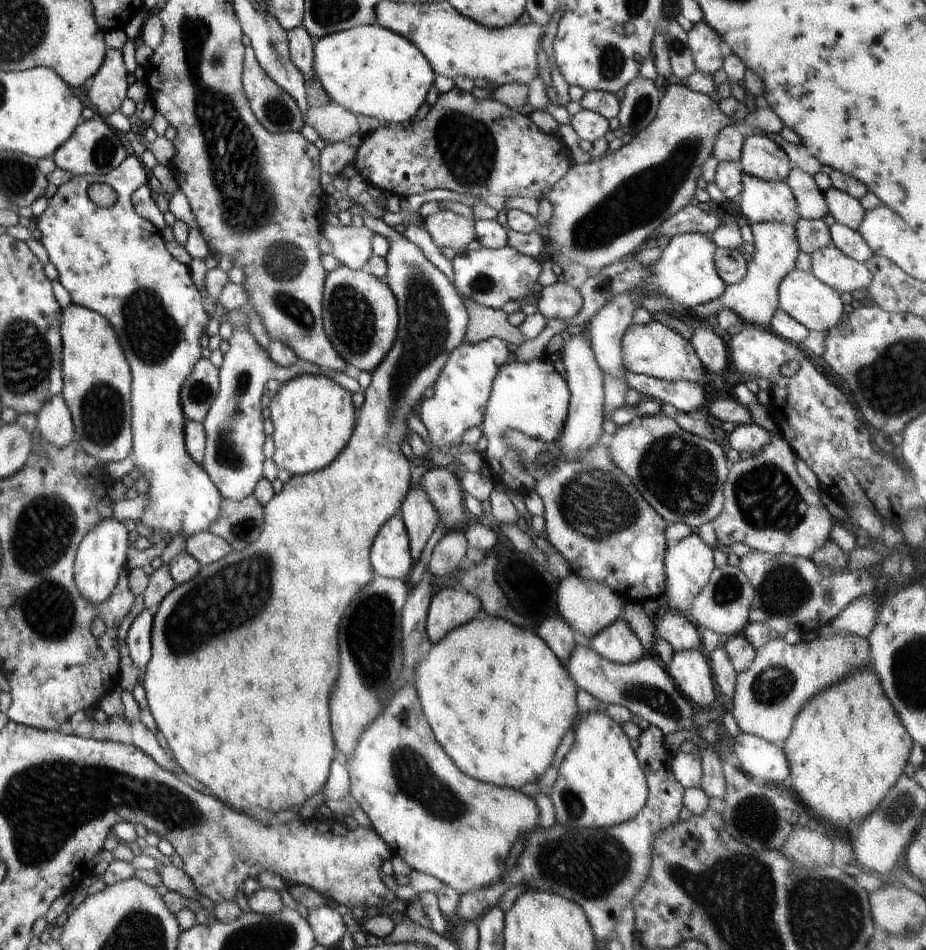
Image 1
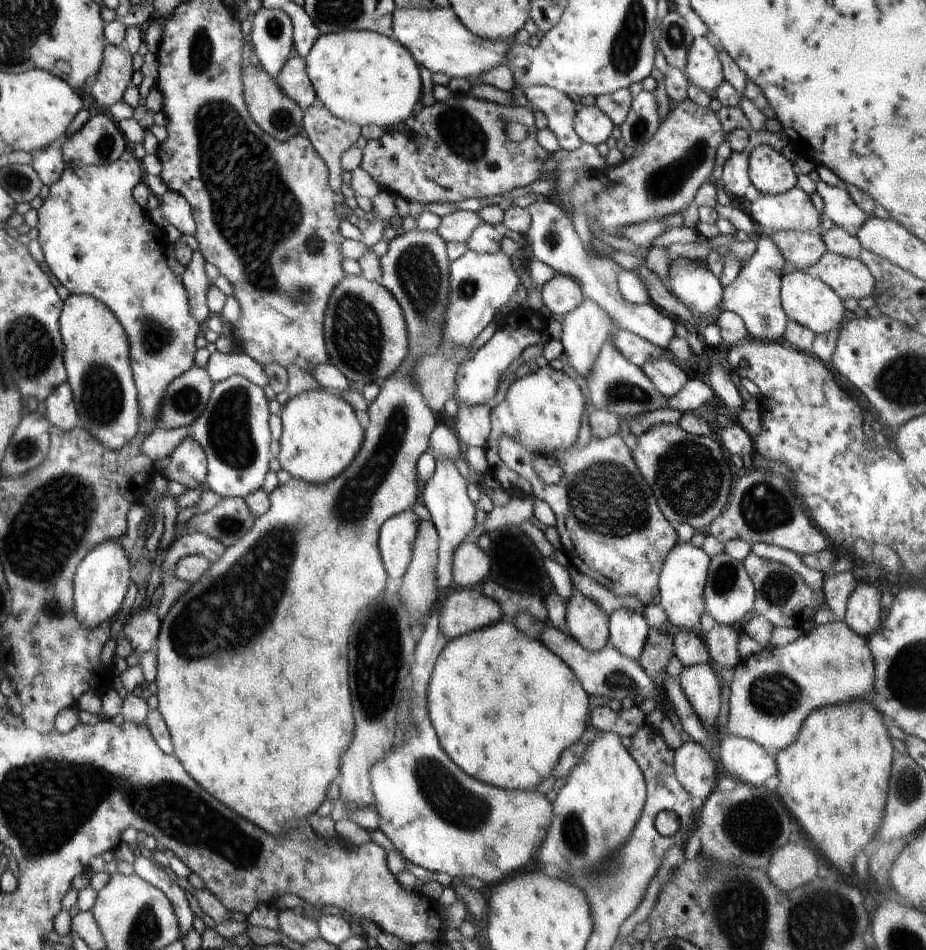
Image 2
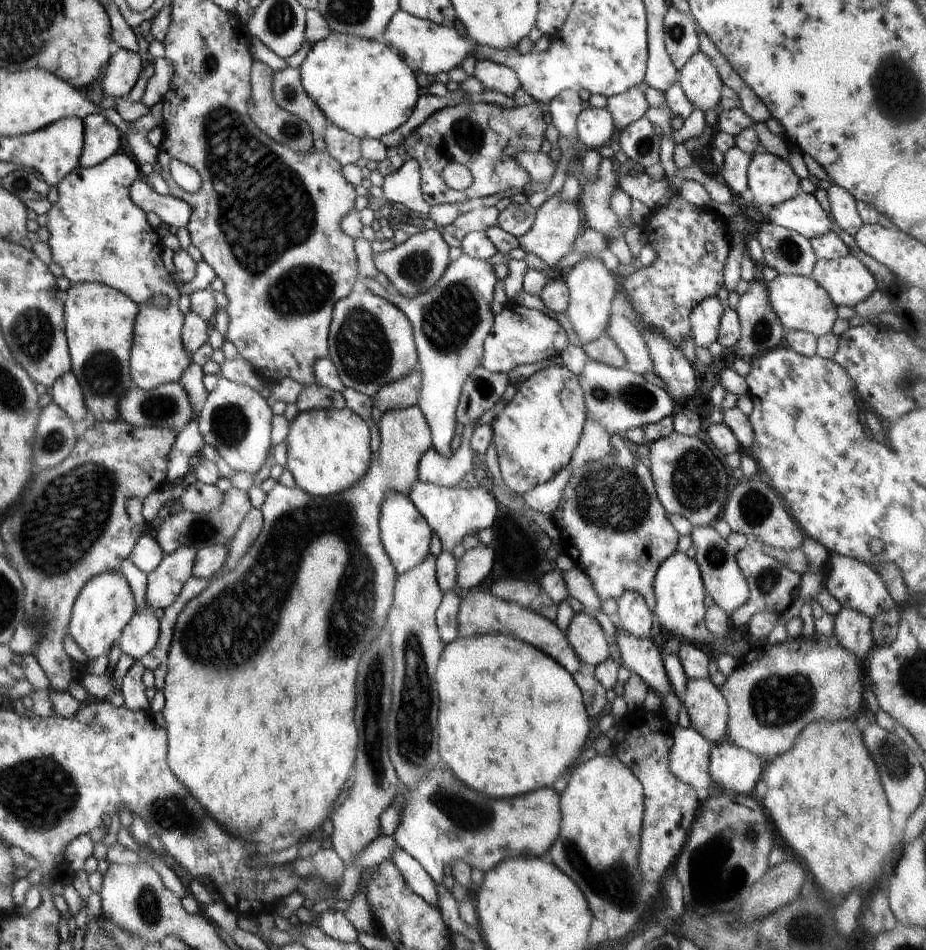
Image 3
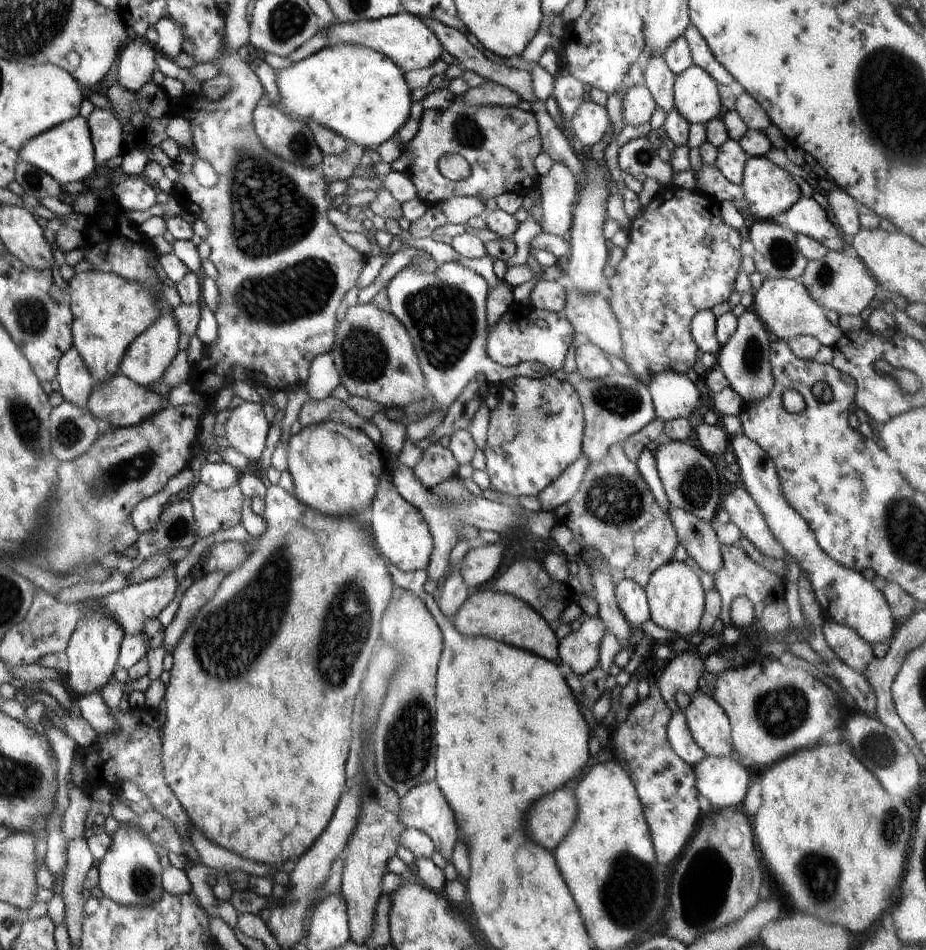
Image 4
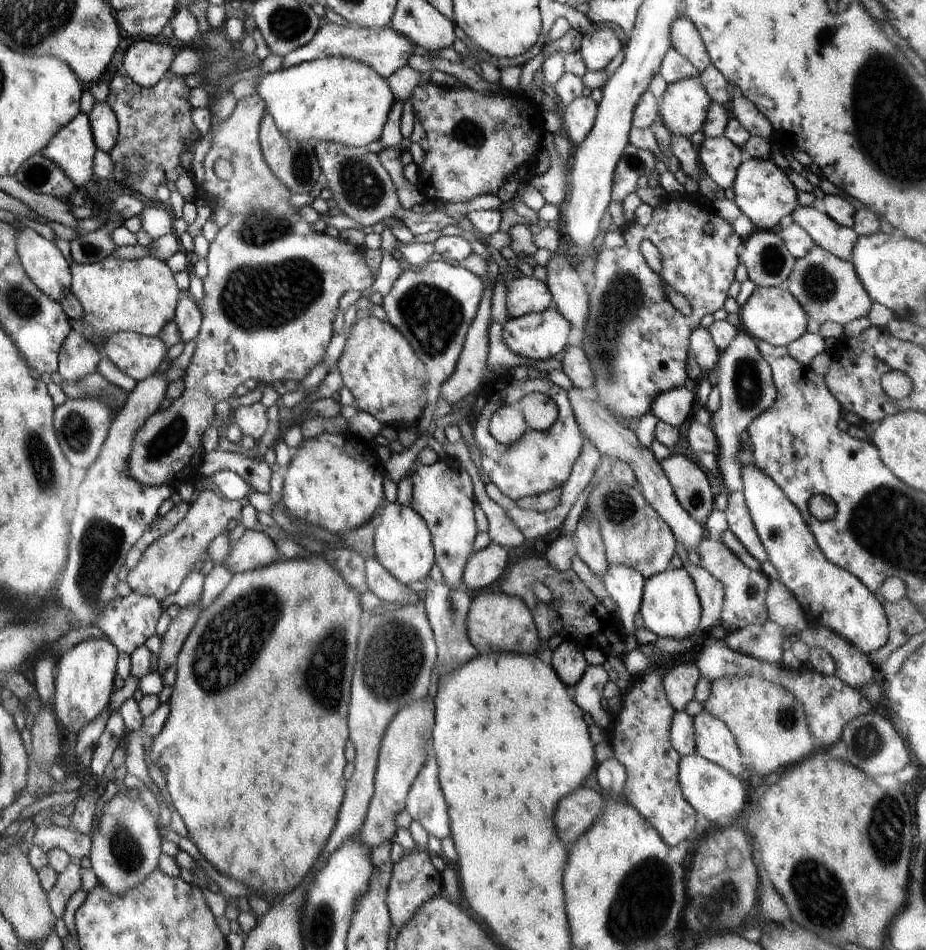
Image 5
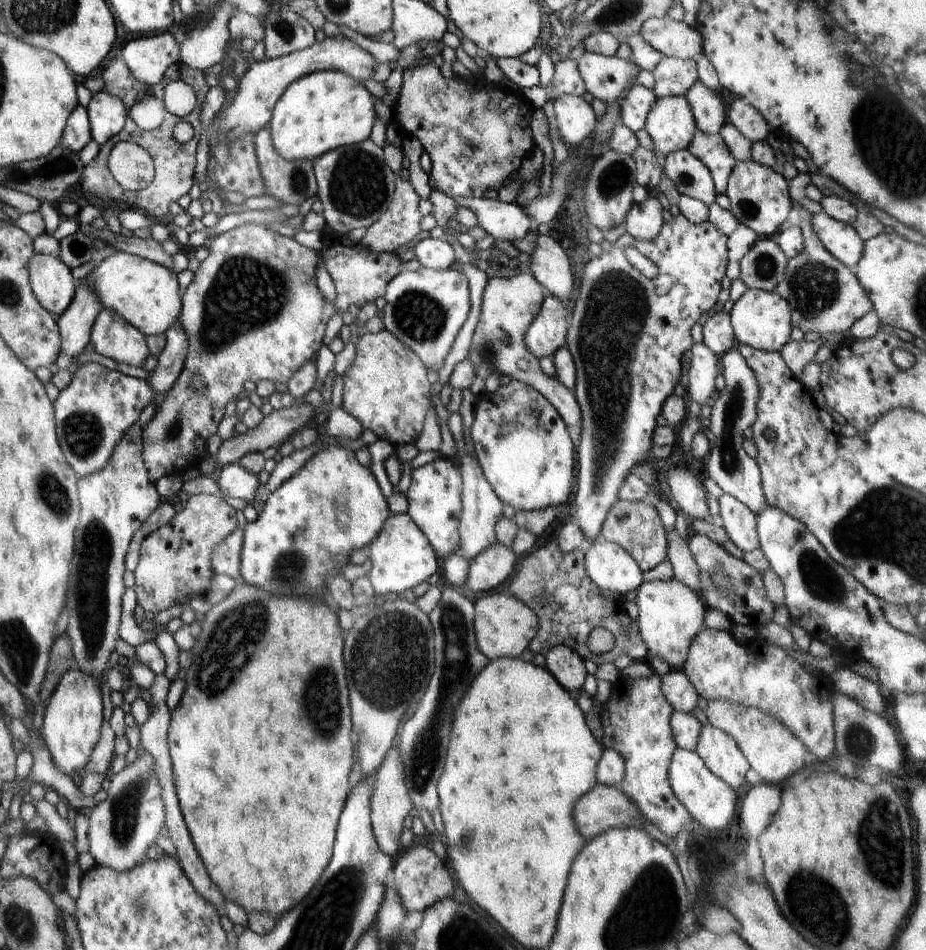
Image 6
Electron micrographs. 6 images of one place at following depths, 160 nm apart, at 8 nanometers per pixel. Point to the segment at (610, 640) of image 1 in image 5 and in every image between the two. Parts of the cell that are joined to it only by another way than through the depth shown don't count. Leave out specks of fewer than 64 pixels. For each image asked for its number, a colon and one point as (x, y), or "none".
2: (628, 629)
3: (633, 615)
4: (632, 601)
5: (624, 585)

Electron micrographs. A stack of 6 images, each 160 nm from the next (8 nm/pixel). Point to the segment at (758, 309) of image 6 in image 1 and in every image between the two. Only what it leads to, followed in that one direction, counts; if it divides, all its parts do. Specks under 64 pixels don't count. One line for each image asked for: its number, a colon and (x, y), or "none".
1: (810, 302)
2: (806, 300)
3: (800, 304)
4: (784, 305)
5: (772, 314)

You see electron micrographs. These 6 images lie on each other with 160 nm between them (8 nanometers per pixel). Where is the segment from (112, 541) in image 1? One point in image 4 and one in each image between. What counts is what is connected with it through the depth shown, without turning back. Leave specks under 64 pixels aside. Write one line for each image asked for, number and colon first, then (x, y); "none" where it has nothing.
2: (101, 581)
3: (105, 605)
4: (93, 651)

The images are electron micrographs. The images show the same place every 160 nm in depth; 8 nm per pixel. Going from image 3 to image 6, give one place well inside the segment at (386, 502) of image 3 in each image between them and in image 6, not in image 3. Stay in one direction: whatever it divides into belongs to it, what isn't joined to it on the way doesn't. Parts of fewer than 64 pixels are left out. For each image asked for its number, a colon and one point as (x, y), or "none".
4: (401, 534)
5: (402, 543)
6: (402, 557)

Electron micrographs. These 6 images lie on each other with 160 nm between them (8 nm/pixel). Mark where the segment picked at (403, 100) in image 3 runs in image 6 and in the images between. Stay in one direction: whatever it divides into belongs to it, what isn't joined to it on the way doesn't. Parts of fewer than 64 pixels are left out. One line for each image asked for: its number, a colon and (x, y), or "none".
4: (361, 94)
5: (332, 99)
6: (319, 112)

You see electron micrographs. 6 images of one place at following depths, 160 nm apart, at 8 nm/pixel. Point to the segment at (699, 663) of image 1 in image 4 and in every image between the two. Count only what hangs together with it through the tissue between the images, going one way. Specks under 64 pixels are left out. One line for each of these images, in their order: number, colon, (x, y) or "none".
2: (699, 683)
3: (707, 709)
4: (709, 726)

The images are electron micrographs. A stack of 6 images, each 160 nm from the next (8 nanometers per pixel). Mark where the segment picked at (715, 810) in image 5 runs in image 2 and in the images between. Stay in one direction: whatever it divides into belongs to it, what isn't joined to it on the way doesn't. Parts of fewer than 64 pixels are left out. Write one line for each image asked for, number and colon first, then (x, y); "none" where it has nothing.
2: (744, 759)
3: (735, 770)
4: (723, 780)

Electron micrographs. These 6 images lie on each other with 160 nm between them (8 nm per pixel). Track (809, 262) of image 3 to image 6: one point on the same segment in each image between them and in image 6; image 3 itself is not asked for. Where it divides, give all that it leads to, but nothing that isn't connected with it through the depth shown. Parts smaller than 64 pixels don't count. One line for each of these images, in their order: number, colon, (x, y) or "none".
4: (776, 256)
5: (768, 263)
6: (763, 266)

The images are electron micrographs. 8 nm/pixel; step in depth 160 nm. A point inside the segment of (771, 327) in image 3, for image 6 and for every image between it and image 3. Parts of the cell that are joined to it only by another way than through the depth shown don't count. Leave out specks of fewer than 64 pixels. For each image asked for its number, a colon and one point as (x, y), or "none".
4: (744, 360)
5: (745, 381)
6: (728, 464)

